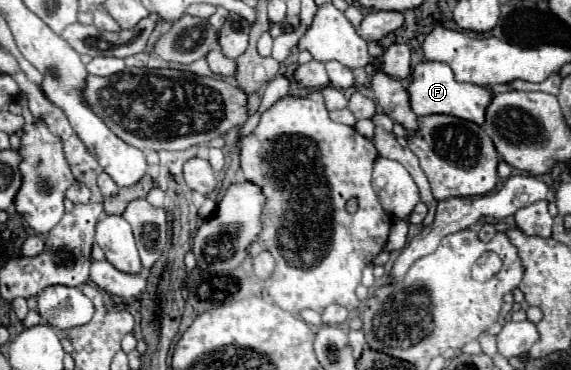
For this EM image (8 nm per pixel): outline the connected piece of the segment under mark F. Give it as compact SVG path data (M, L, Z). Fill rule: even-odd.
M436 61L418 63L412 71L412 81L410 81L406 91L410 95L410 105L412 105L412 111L416 115L446 113L446 115L454 115L458 119L474 121L478 125L484 123L484 111L492 99L490 89L480 87L480 85L472 85L472 83L456 81L452 69L446 63L436 63Z

